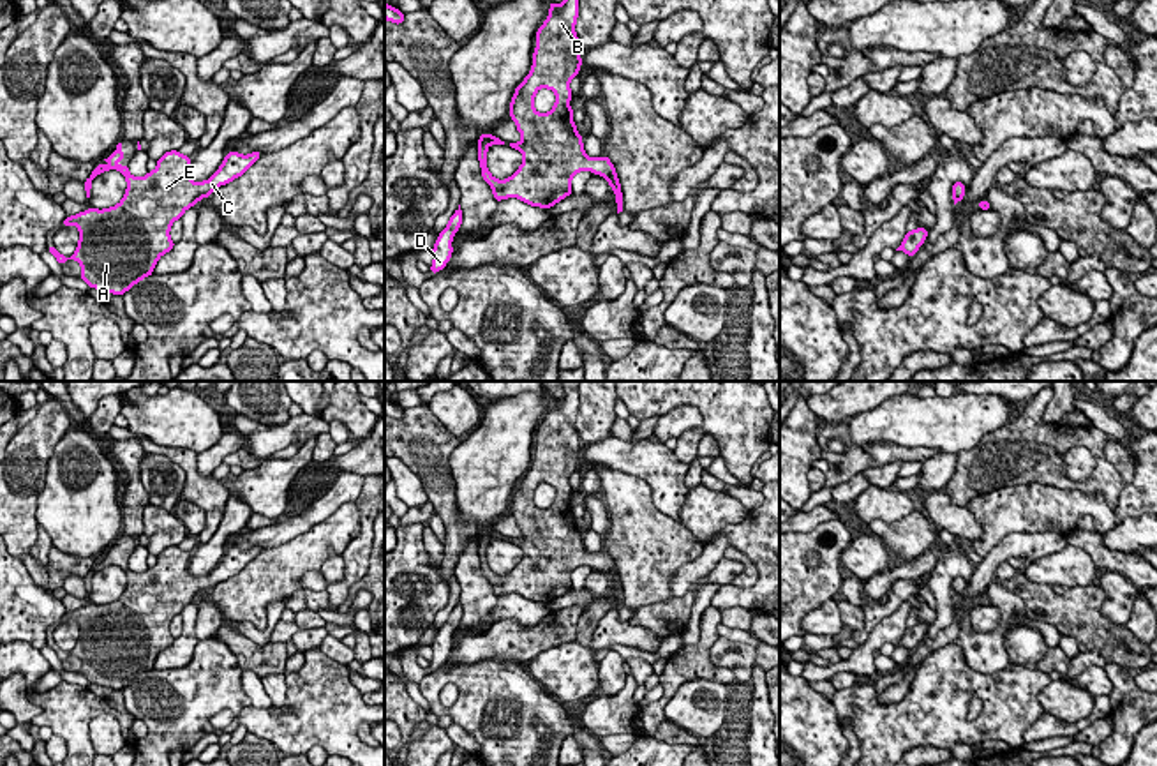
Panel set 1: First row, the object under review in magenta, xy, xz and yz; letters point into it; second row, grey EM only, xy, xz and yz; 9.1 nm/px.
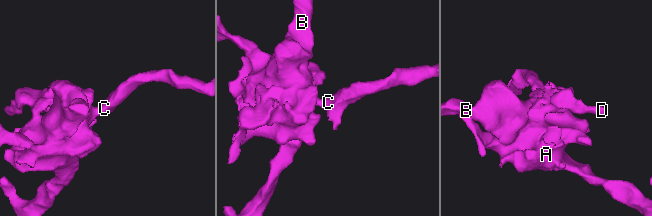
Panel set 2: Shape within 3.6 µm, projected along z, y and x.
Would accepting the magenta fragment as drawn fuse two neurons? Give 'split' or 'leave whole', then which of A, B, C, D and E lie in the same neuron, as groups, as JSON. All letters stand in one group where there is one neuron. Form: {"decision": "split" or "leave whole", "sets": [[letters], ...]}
{"decision": "leave whole", "sets": [["A", "B", "C", "D", "E"]]}

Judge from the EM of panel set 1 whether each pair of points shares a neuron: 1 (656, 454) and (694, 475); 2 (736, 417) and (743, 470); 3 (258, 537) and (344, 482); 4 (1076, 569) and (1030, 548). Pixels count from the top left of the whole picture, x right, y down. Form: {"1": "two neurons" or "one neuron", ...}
{"1": "two neurons", "2": "one neuron", "3": "one neuron", "4": "two neurons"}

